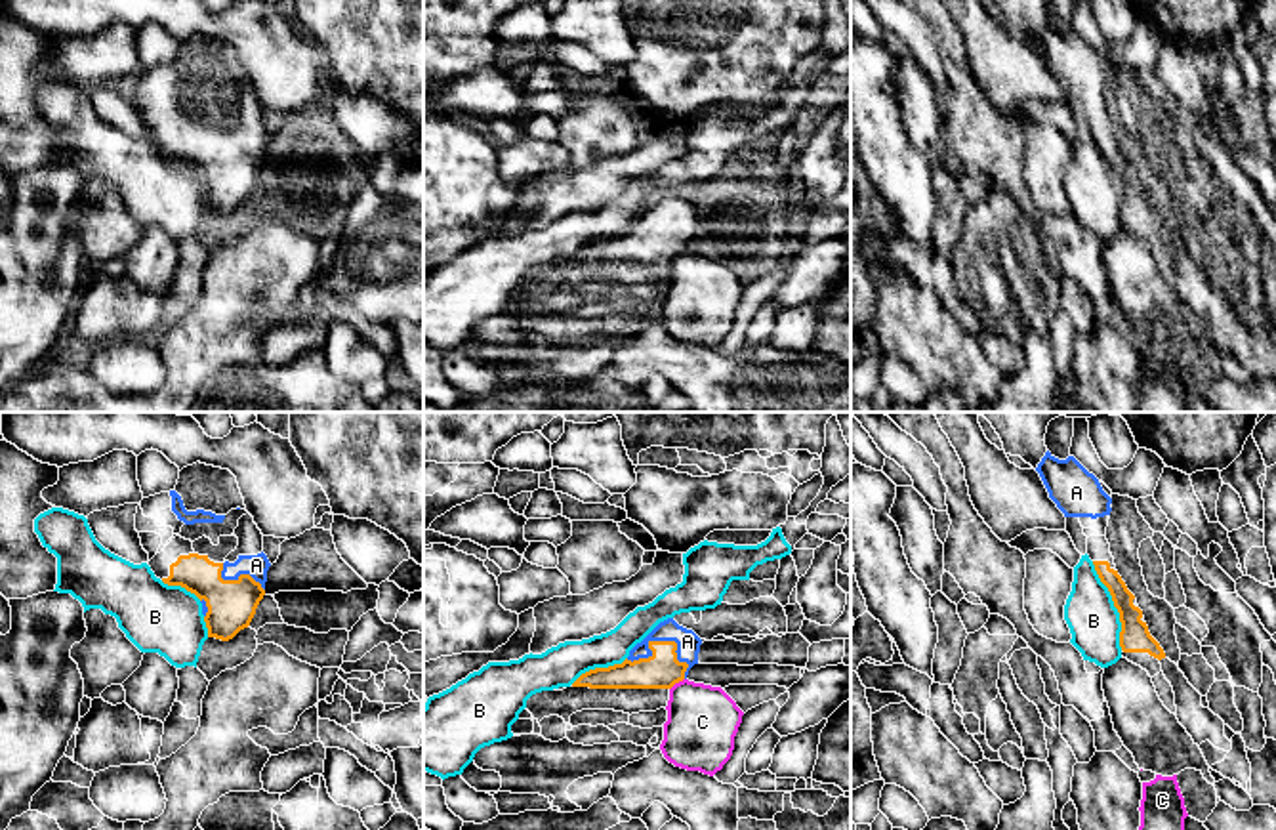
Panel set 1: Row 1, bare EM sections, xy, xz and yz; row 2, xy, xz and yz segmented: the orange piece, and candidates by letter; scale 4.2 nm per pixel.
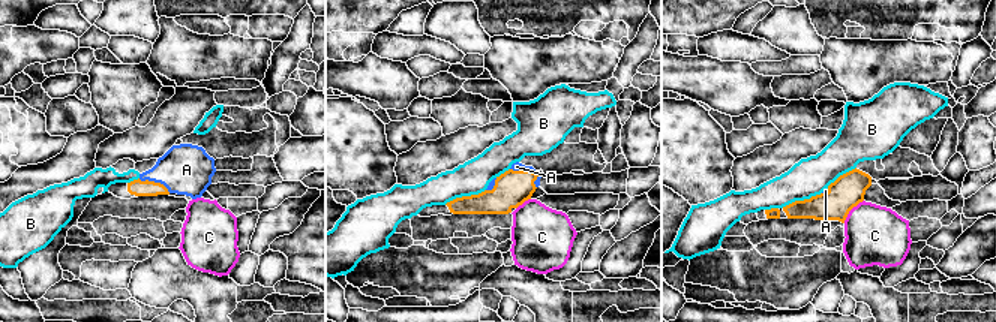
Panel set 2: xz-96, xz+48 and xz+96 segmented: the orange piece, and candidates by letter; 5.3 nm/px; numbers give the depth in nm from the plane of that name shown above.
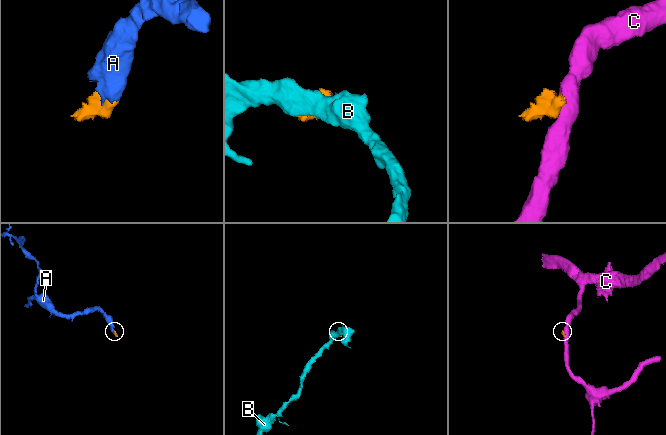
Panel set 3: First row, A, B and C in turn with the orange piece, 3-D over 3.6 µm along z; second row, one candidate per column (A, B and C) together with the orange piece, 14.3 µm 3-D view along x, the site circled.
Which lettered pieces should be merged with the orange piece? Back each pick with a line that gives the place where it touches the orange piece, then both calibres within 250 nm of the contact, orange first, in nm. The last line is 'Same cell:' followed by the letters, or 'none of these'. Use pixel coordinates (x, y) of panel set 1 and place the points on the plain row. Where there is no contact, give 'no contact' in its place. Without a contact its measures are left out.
A: meets orange in xz at (658, 214); 160 nm thick on the orange side, 100 nm on the other
Same cell: A

